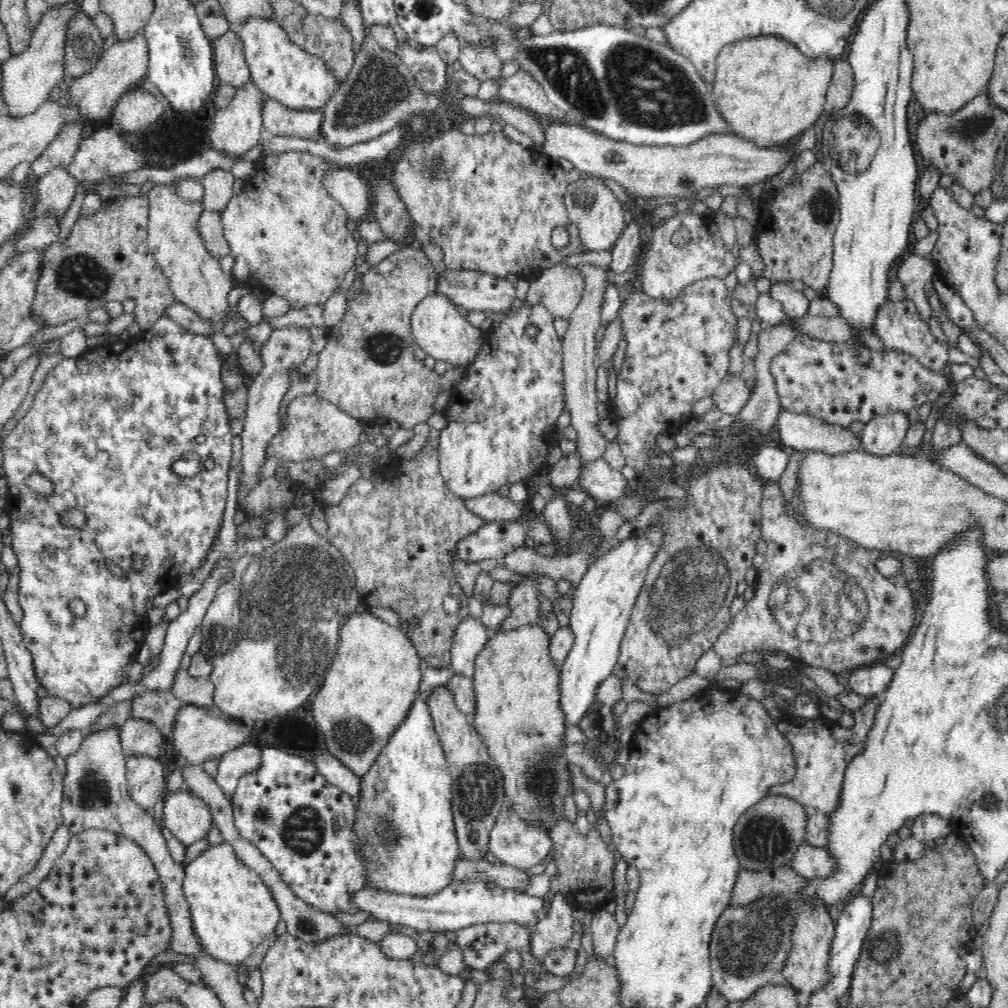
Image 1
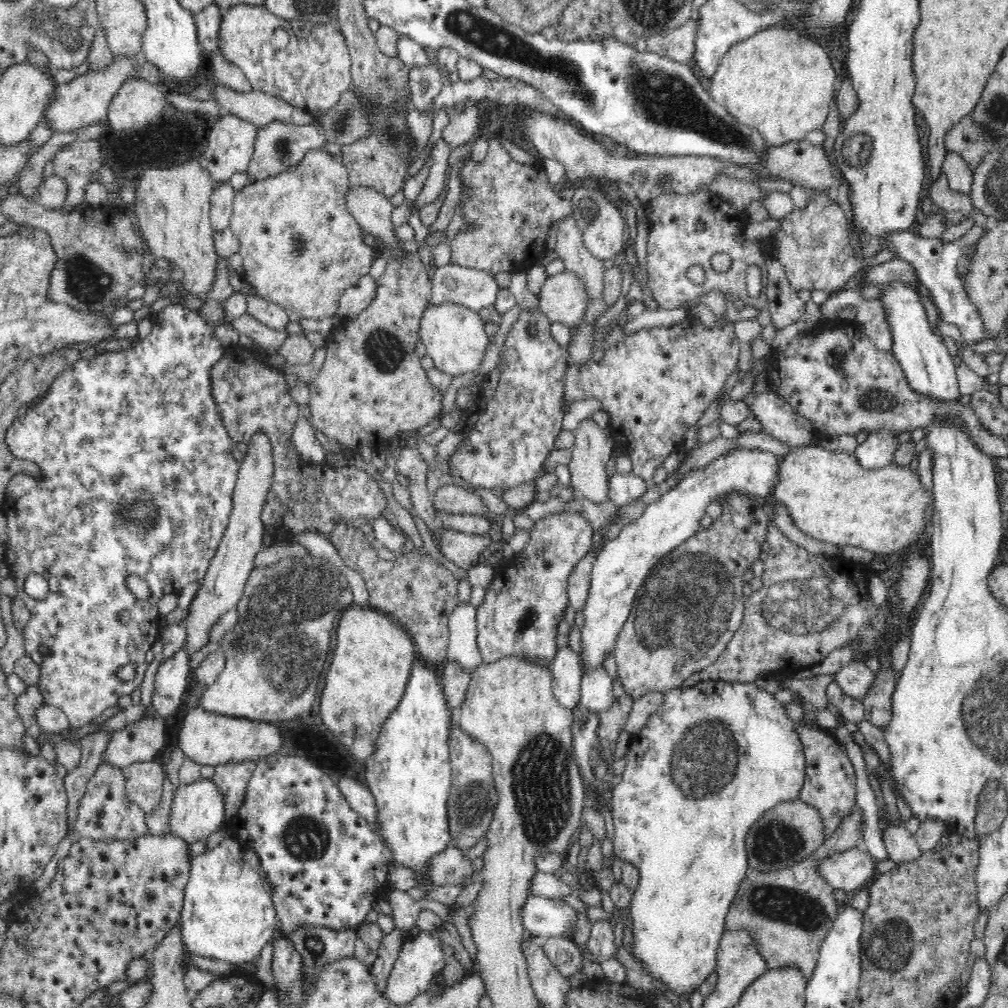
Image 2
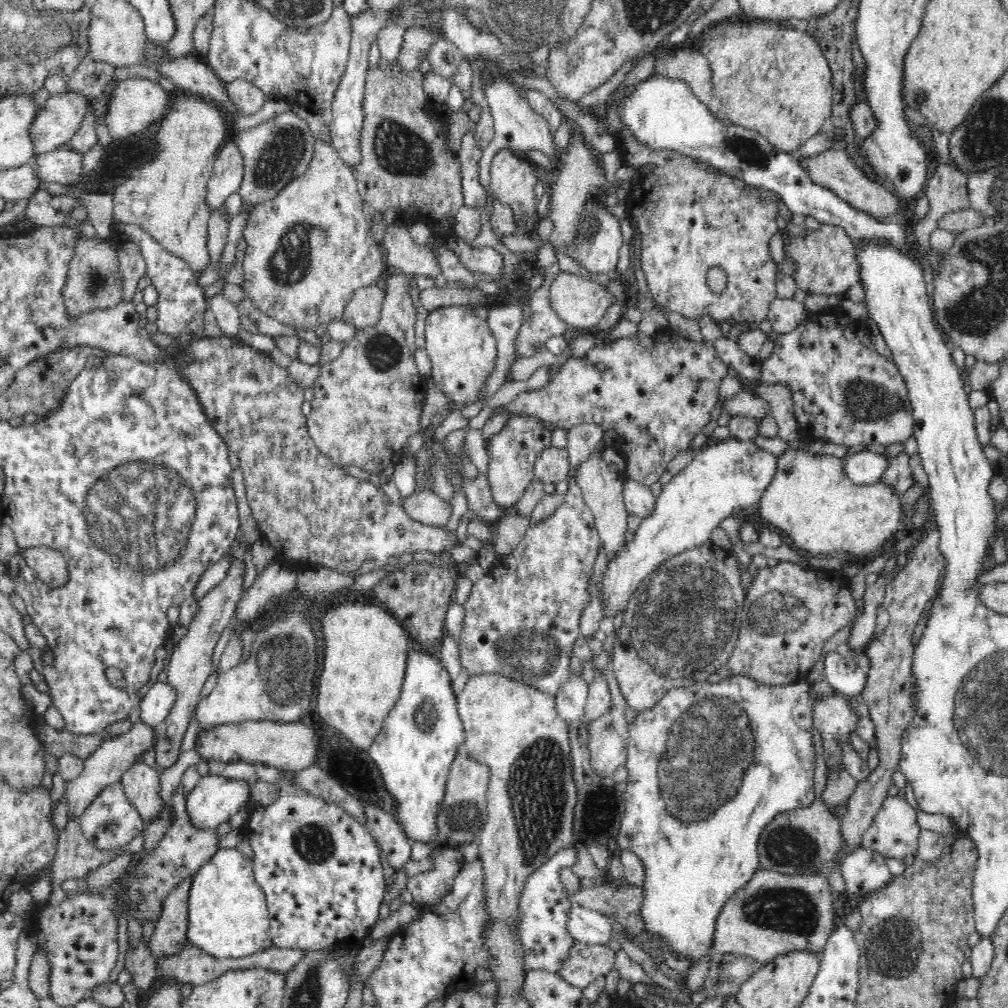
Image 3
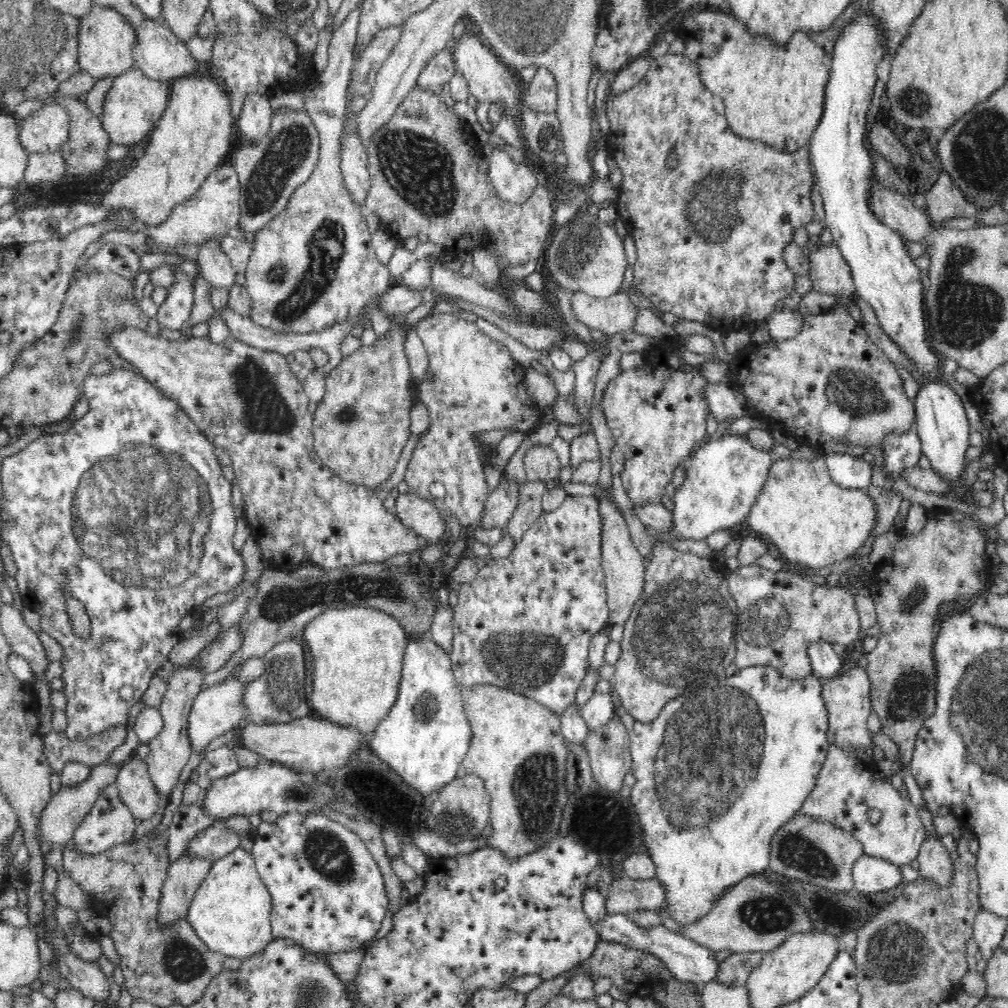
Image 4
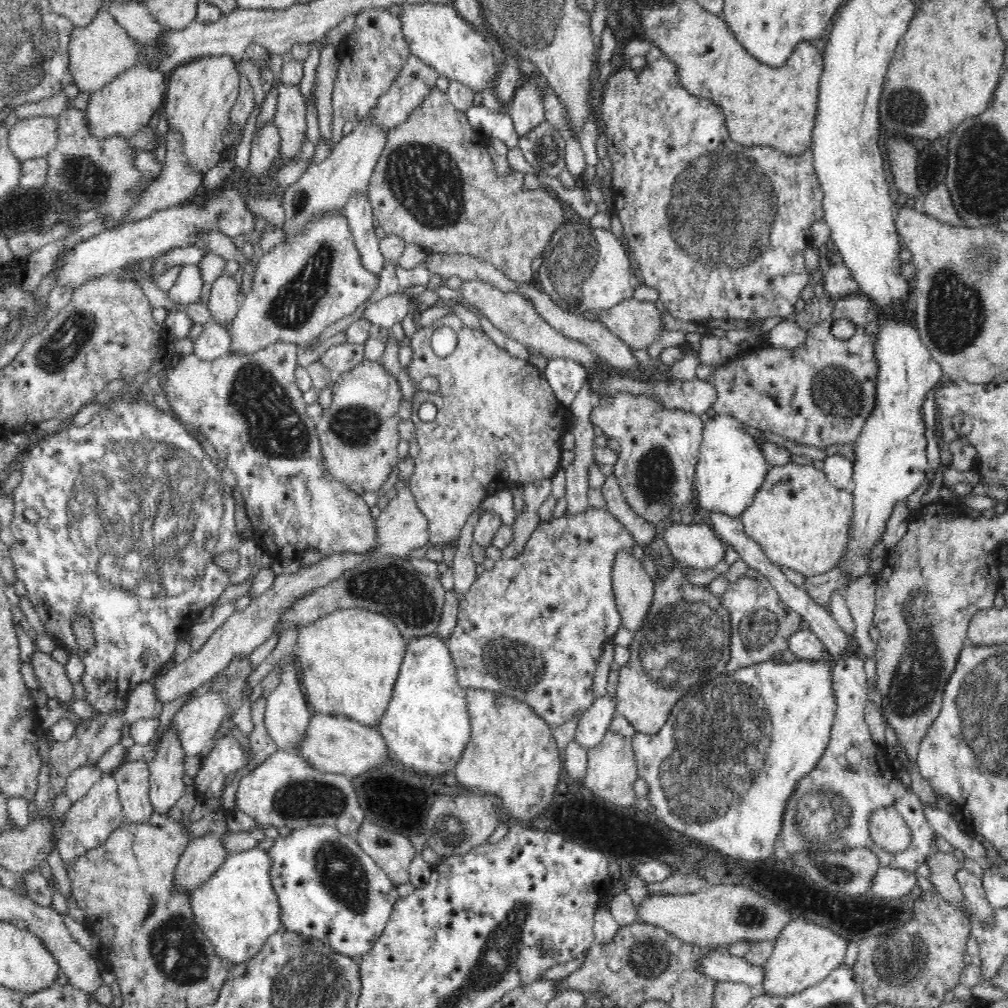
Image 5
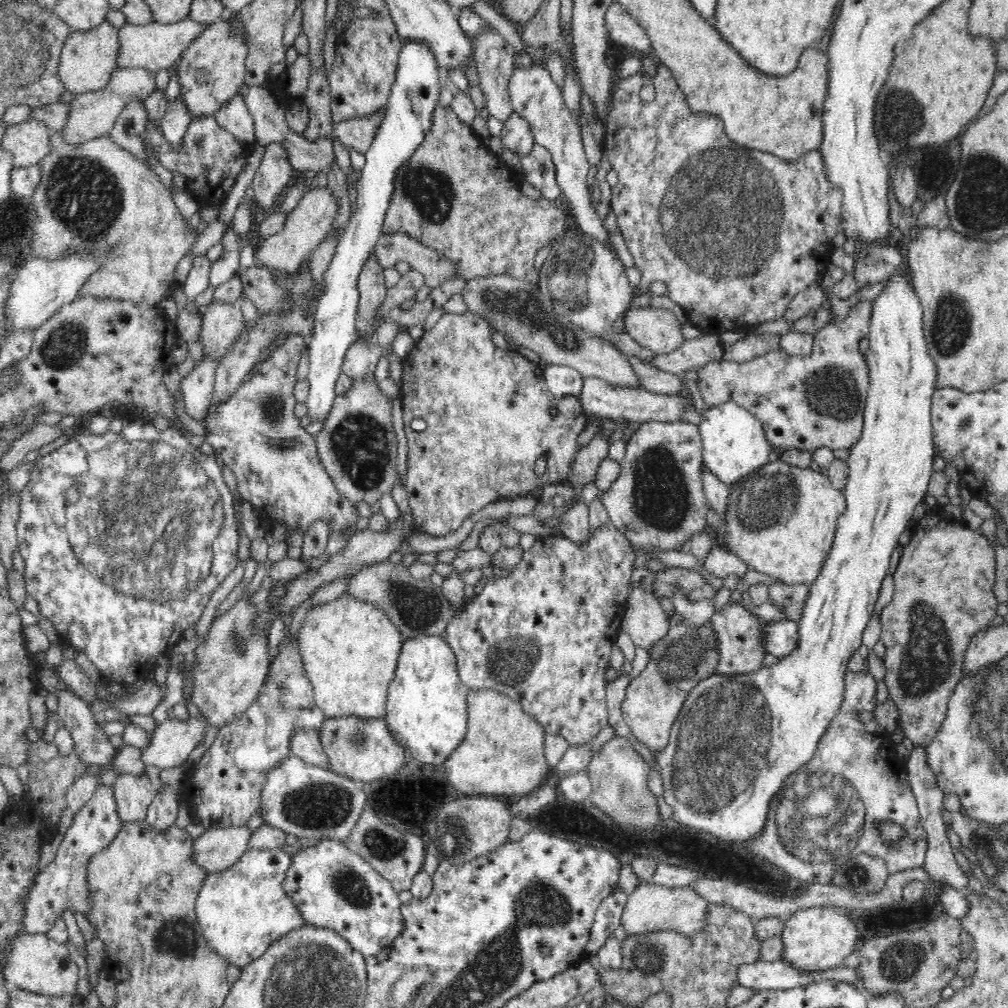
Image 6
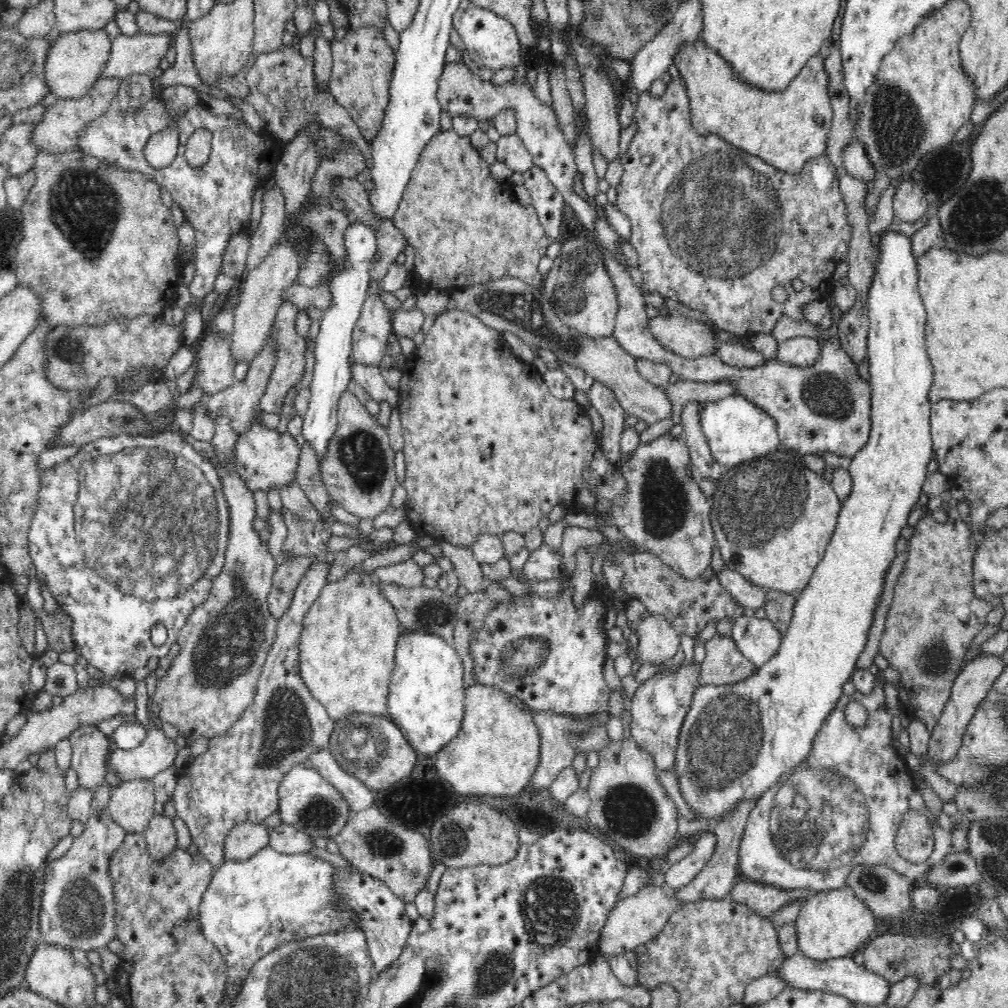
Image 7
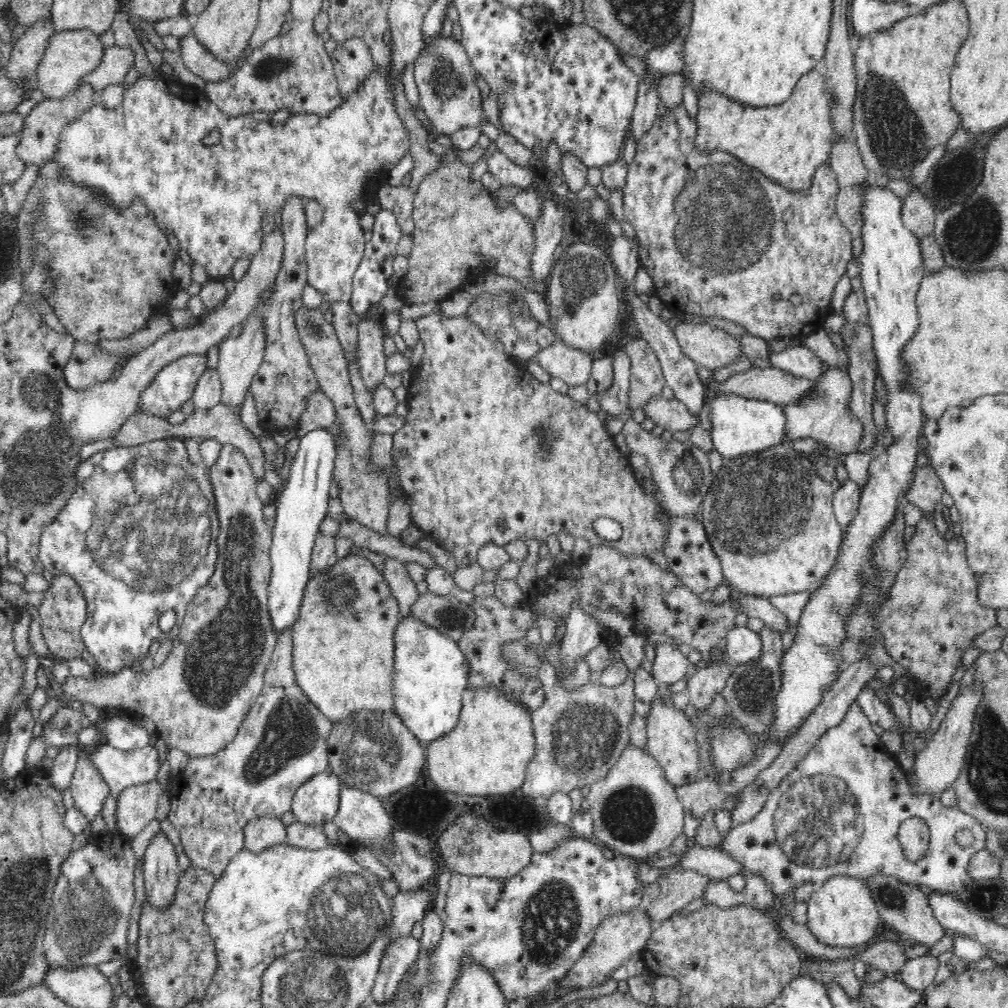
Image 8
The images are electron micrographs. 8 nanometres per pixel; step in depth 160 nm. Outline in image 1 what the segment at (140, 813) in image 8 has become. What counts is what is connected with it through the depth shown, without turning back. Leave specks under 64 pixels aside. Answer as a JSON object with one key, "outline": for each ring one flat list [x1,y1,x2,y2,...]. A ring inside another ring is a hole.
{"outline":[[128,756,125,765,129,795,136,804,151,811,167,792,164,766,158,759,136,756]]}

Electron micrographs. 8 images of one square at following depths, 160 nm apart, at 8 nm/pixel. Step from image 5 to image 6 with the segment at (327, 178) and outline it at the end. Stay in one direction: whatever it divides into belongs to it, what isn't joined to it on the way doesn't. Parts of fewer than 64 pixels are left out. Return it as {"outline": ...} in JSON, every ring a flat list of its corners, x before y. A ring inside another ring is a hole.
{"outline":[[308,186,308,191,296,205,295,209,286,214,286,223,283,228,276,234,259,240,258,250,254,254,254,260,257,266,265,266,270,271,272,268,278,269,290,269,290,272,298,270,298,266,302,261,308,260,308,255,322,242,327,233,331,230,334,224,334,217,339,209,339,202,337,202,337,196,327,187,321,187,318,189,312,189]]}

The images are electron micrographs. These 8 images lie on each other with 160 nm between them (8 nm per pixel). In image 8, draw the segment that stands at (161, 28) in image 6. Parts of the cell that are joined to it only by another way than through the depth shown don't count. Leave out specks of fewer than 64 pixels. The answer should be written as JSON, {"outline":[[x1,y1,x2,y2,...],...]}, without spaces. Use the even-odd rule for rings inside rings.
{"outline":[[117,45,106,48,103,59,94,71,83,78,83,85,90,85,96,92,104,91,107,86,123,84,126,73,134,65,132,49]]}

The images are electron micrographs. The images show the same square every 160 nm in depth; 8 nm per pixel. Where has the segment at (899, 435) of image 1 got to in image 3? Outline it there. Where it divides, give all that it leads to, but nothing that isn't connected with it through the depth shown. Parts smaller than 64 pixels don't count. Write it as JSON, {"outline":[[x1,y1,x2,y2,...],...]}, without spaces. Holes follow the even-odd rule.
{"outline":[[868,450,843,458,847,466,847,477,858,485,872,485,881,480,890,465,888,456,874,454]]}

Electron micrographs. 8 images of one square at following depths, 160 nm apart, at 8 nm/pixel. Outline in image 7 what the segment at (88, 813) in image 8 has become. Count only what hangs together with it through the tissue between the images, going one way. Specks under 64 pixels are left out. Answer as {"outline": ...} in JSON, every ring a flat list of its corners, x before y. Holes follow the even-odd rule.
{"outline":[[80,723,69,733,72,745,71,768,78,775,80,787,92,790,106,778,110,740,96,724]]}

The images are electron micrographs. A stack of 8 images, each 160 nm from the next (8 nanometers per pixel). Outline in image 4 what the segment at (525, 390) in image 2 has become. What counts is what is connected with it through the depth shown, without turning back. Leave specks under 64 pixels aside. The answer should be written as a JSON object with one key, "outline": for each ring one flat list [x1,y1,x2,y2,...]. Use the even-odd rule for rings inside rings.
{"outline":[[504,478,500,486,490,494,484,510,483,518,479,520,479,528,505,528,512,518,516,507,519,507,518,484]]}

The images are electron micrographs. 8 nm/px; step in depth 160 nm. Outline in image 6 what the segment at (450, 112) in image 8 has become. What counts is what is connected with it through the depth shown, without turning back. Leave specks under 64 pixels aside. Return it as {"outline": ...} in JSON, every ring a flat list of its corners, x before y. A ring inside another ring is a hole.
{"outline":[[534,63,527,68,516,68,509,81,509,97,513,112,522,113,527,117,533,141,538,141,544,148,550,149,555,165,556,182,569,202,569,214,573,215,576,223,584,232,602,241,608,241,610,238,608,229,604,227,600,216,596,213,591,199,591,190,586,185,590,164,586,159,578,121,571,115,562,90,552,80,550,71,541,63],[860,301,856,303,849,312,848,317,843,321,832,321,828,323,824,328,821,328,818,332,813,334,813,346,812,352,805,356,792,356,791,353,786,352,782,347,776,348,776,350,768,352,766,355,755,356,754,359,748,361,733,361,733,360,719,360,712,363,703,364,702,367,696,369,699,379,699,390,705,395,704,402,710,407,718,407,722,403,736,403,736,406,744,408,749,414,752,414,764,428,765,439,769,441,772,447,789,449,799,449,802,451,808,451,814,453,819,448,828,448,831,451,850,449,853,444,856,444,863,434,863,414,865,411,865,404,867,403,867,390,869,387,869,370,867,367,866,357,863,357,860,353,860,340,869,334,872,305,870,301]]}

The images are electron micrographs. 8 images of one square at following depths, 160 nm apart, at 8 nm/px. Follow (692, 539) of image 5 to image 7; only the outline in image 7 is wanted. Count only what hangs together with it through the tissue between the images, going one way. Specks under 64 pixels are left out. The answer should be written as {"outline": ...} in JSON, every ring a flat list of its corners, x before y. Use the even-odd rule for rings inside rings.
{"outline":[[726,566,717,575,720,584,728,591,733,598,741,604,743,608,764,608,766,604,766,589,753,582,736,571,732,571]]}

